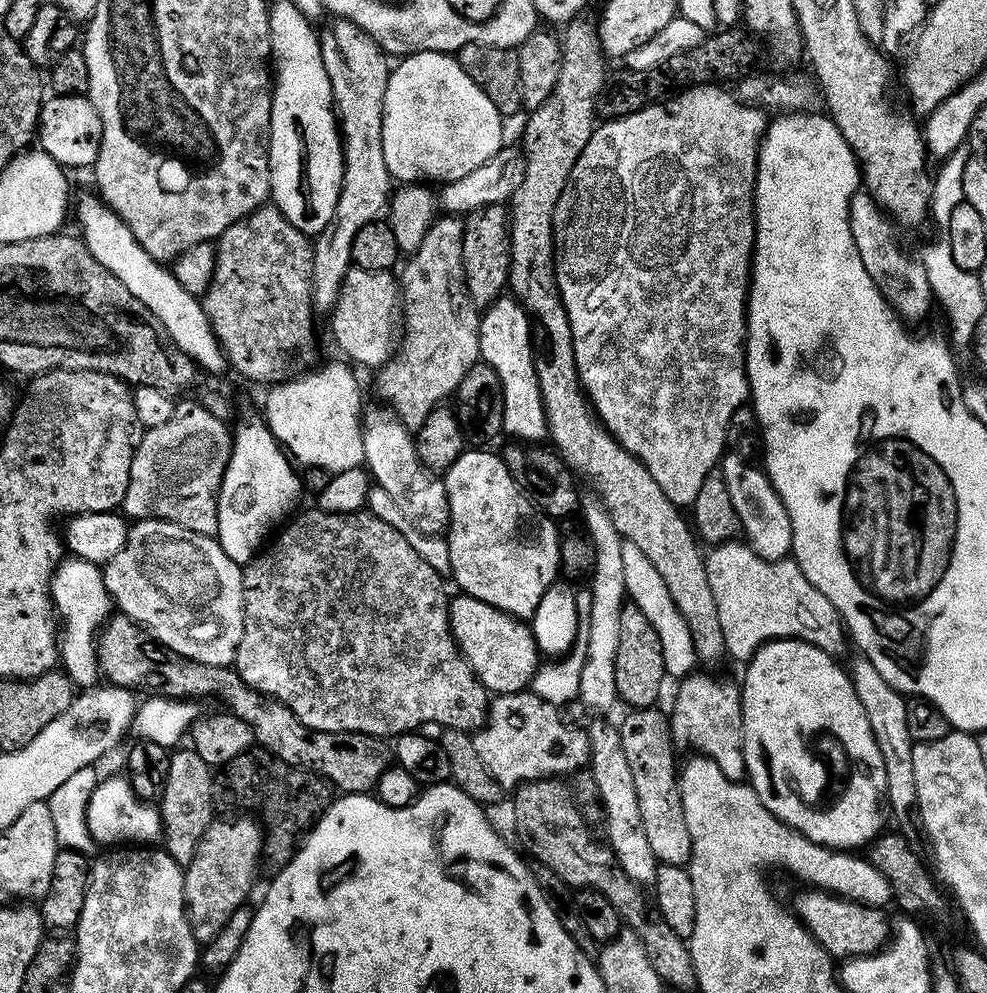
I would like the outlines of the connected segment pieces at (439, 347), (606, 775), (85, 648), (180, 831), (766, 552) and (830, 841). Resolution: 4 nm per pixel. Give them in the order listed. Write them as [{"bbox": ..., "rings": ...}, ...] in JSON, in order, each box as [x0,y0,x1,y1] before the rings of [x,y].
[{"bbox":[376,215,480,430],"rings":[[[441,215],[426,230],[422,246],[403,261],[398,272],[398,287],[402,301],[402,320],[404,316],[404,337],[399,337],[398,351],[391,360],[380,365],[376,376],[376,392],[384,400],[392,403],[395,415],[409,430],[418,430],[426,422],[426,414],[445,403],[455,393],[457,386],[466,374],[480,360],[480,318],[472,299],[464,285],[462,266],[462,234],[464,222],[459,215]]]},{"bbox":[587,727,658,886],"rings":[[[619,727],[591,728],[587,729],[588,741],[592,747],[590,757],[590,769],[592,768],[592,780],[596,783],[596,792],[604,803],[604,832],[606,843],[616,855],[616,863],[630,879],[641,886],[652,886],[656,882],[656,869],[658,861],[654,850],[650,850],[650,841],[646,839],[646,829],[642,826],[642,814],[638,811],[638,793],[634,790],[634,774],[630,774],[630,762],[626,762],[626,753],[622,750],[622,738]]]},{"bbox":[50,558,114,690],"rings":[[[79,558],[65,559],[52,574],[50,591],[54,597],[54,612],[62,629],[58,656],[63,671],[68,673],[73,685],[87,690],[97,683],[96,676],[98,680],[101,675],[100,662],[96,658],[98,629],[114,612],[112,596],[104,585],[101,565]]]},{"bbox":[158,746,214,866],"rings":[[[191,746],[177,747],[169,755],[164,791],[158,797],[162,847],[170,854],[170,858],[174,858],[174,862],[182,866],[192,861],[198,850],[198,842],[202,842],[202,834],[206,834],[214,819],[212,772],[213,769],[206,762],[202,762],[196,749]]]},{"bbox":[718,459,792,560],"rings":[[[725,459],[718,471],[724,475],[730,502],[738,513],[743,539],[764,560],[782,560],[792,551],[792,523],[780,495],[774,490],[768,473],[744,460]]]},{"bbox":[740,638,886,850],"rings":[[[795,638],[769,640],[752,655],[751,660],[747,661],[745,668],[748,669],[744,672],[744,682],[742,681],[740,689],[741,712],[744,715],[746,780],[752,785],[752,789],[756,791],[758,798],[766,806],[766,810],[770,810],[770,814],[774,814],[782,822],[786,822],[794,830],[801,832],[806,838],[819,844],[825,844],[827,848],[860,850],[871,844],[885,827],[886,765],[882,762],[882,750],[878,750],[874,730],[870,728],[870,718],[866,718],[866,710],[862,708],[862,702],[858,700],[858,694],[852,685],[852,677],[845,669],[843,672],[836,664],[839,663],[833,657],[827,656],[825,652],[815,648],[813,644],[807,644],[805,640]]]}]

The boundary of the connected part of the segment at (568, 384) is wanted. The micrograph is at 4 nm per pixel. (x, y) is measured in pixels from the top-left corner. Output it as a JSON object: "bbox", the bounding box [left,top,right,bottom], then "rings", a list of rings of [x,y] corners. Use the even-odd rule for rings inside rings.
{"bbox":[508,18,726,664],"rings":[[[577,18],[569,20],[562,28],[562,43],[560,49],[564,57],[562,58],[562,70],[558,70],[558,86],[554,86],[554,90],[550,90],[550,98],[546,98],[546,102],[542,102],[542,106],[531,109],[527,113],[528,121],[524,124],[524,144],[522,143],[522,151],[524,153],[524,173],[522,174],[522,182],[518,185],[518,190],[514,190],[512,199],[510,201],[510,215],[508,217],[508,241],[510,242],[510,270],[508,271],[508,288],[511,295],[521,304],[524,311],[528,314],[528,322],[532,325],[532,357],[534,358],[534,366],[536,367],[536,377],[538,378],[538,390],[542,394],[542,406],[546,414],[546,422],[548,423],[547,439],[550,441],[551,447],[557,452],[564,460],[564,465],[571,468],[577,477],[586,479],[592,483],[591,491],[599,497],[601,503],[604,504],[605,510],[608,512],[610,518],[613,520],[617,532],[623,537],[625,541],[634,546],[638,546],[638,550],[642,550],[642,554],[646,554],[646,558],[650,558],[650,562],[654,566],[654,570],[658,570],[658,574],[662,578],[662,582],[666,582],[666,590],[670,594],[670,598],[674,602],[674,606],[682,614],[682,618],[686,622],[686,626],[692,635],[692,645],[696,651],[697,661],[703,664],[716,664],[720,659],[725,659],[726,653],[724,651],[724,639],[722,638],[722,626],[718,622],[718,602],[714,602],[714,590],[710,590],[710,582],[708,575],[704,569],[705,557],[700,556],[701,545],[698,543],[697,537],[694,535],[693,529],[690,527],[689,521],[684,516],[681,509],[674,502],[670,502],[670,498],[666,498],[666,494],[662,494],[662,486],[658,486],[658,482],[654,482],[654,478],[650,478],[650,470],[646,470],[646,466],[642,466],[642,462],[634,454],[630,454],[625,448],[613,438],[608,432],[608,429],[600,423],[599,417],[592,411],[591,404],[588,403],[588,397],[584,395],[584,388],[580,385],[580,375],[576,369],[576,359],[574,358],[574,342],[572,341],[572,331],[570,330],[570,318],[564,309],[564,303],[560,297],[558,290],[558,282],[556,281],[556,255],[554,254],[554,242],[552,241],[552,231],[554,230],[554,206],[558,206],[558,198],[562,198],[562,190],[566,186],[566,182],[570,178],[570,170],[574,170],[574,162],[582,154],[582,150],[586,150],[586,142],[590,142],[592,133],[598,127],[598,109],[596,100],[600,97],[601,92],[606,87],[604,81],[604,63],[606,57],[602,46],[600,45],[600,33],[597,25],[592,24],[585,18]]]}

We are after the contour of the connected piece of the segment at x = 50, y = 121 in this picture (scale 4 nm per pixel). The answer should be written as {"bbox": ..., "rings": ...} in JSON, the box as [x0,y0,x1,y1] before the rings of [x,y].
{"bbox":[38,95,102,169],"rings":[[[49,95],[40,107],[40,123],[38,125],[39,151],[50,154],[53,165],[59,166],[61,169],[91,169],[98,158],[98,150],[102,146],[102,118],[87,95],[63,95]]]}

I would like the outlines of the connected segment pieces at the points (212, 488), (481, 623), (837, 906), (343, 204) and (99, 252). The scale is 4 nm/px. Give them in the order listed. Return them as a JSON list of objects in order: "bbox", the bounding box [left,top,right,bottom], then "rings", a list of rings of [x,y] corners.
[{"bbox":[123,402,232,537],"rings":[[[197,402],[177,403],[162,426],[147,429],[140,437],[130,466],[123,515],[133,521],[169,520],[194,530],[194,534],[215,537],[220,487],[232,453],[227,427],[225,421],[214,418]]]},{"bbox":[448,594,542,696],"rings":[[[456,594],[448,605],[448,627],[460,653],[489,693],[505,696],[525,691],[542,664],[531,627],[523,619],[506,614],[473,596]]]},{"bbox":[794,890,890,958],"rings":[[[804,890],[796,896],[794,912],[814,939],[834,958],[871,956],[880,951],[890,939],[890,920],[876,906],[859,904],[856,900],[845,900],[823,890]]]},{"bbox":[312,18,394,314],"rings":[[[336,18],[331,22],[333,24],[325,32],[319,33],[320,53],[322,62],[326,66],[326,74],[330,78],[332,103],[336,110],[336,119],[344,146],[344,177],[342,190],[338,194],[338,206],[334,210],[332,220],[318,233],[312,244],[312,302],[315,311],[324,314],[331,313],[332,307],[335,306],[344,276],[352,264],[354,234],[358,234],[358,230],[362,230],[366,222],[377,219],[387,209],[390,193],[394,188],[394,181],[386,166],[386,158],[382,154],[382,118],[390,75],[389,57],[370,34],[364,33],[351,21]]]},{"bbox":[76,195,226,372],"rings":[[[91,195],[82,197],[76,204],[76,220],[81,228],[79,231],[90,254],[94,254],[94,258],[98,258],[98,262],[102,262],[102,266],[106,266],[106,270],[110,270],[110,274],[114,274],[118,282],[122,282],[122,286],[126,286],[126,290],[138,298],[138,302],[147,306],[150,315],[164,327],[167,339],[174,345],[175,351],[185,352],[203,371],[205,368],[208,372],[220,372],[226,368],[224,349],[212,331],[203,303],[182,290],[182,285],[178,283],[178,278],[174,278],[171,270],[161,261],[150,258],[150,254],[138,246],[126,222],[110,211],[99,195]]]}]

